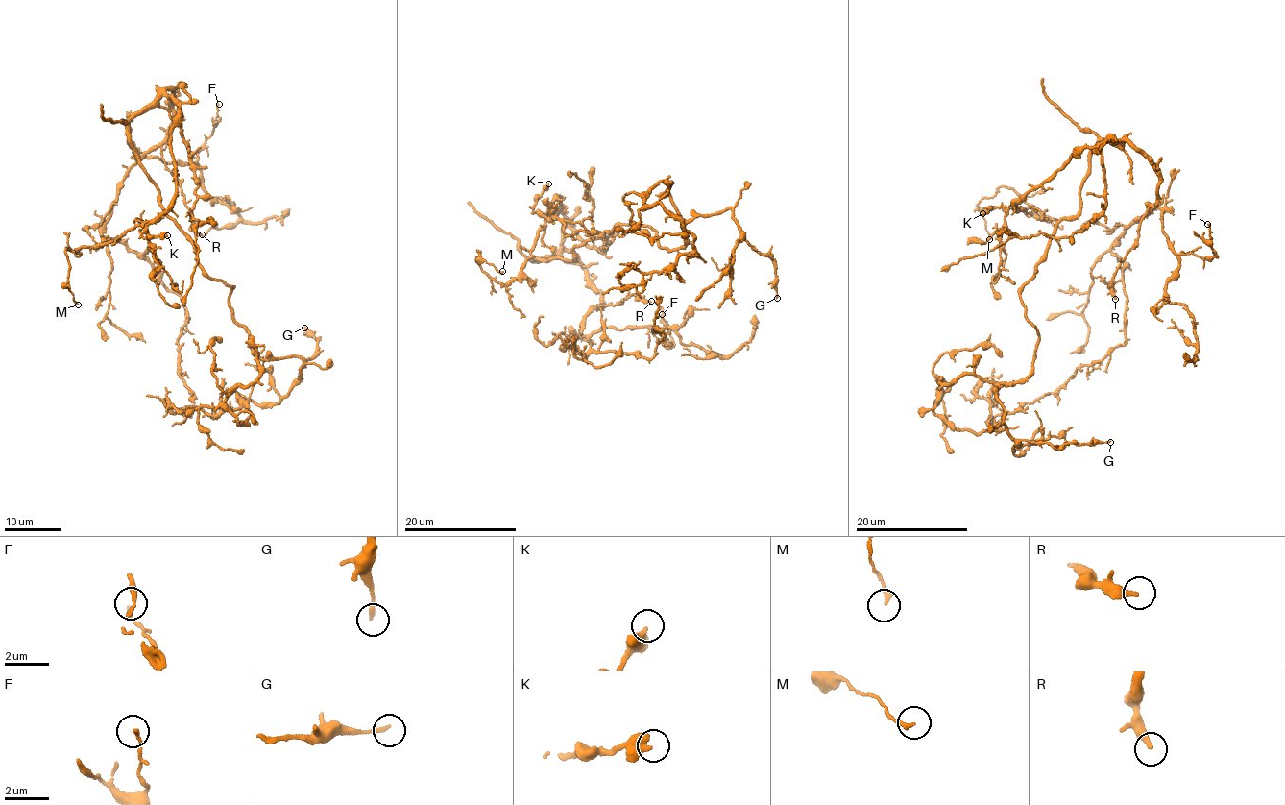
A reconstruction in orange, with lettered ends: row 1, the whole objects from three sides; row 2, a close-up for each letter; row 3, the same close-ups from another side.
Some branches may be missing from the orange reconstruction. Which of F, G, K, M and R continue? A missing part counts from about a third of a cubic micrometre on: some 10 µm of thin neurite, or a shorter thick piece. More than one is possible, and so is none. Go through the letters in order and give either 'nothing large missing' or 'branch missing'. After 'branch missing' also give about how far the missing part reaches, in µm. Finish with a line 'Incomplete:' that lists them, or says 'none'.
F: nothing large missing
G: nothing large missing
K: nothing large missing
M: nothing large missing
R: nothing large missing
Incomplete: none

